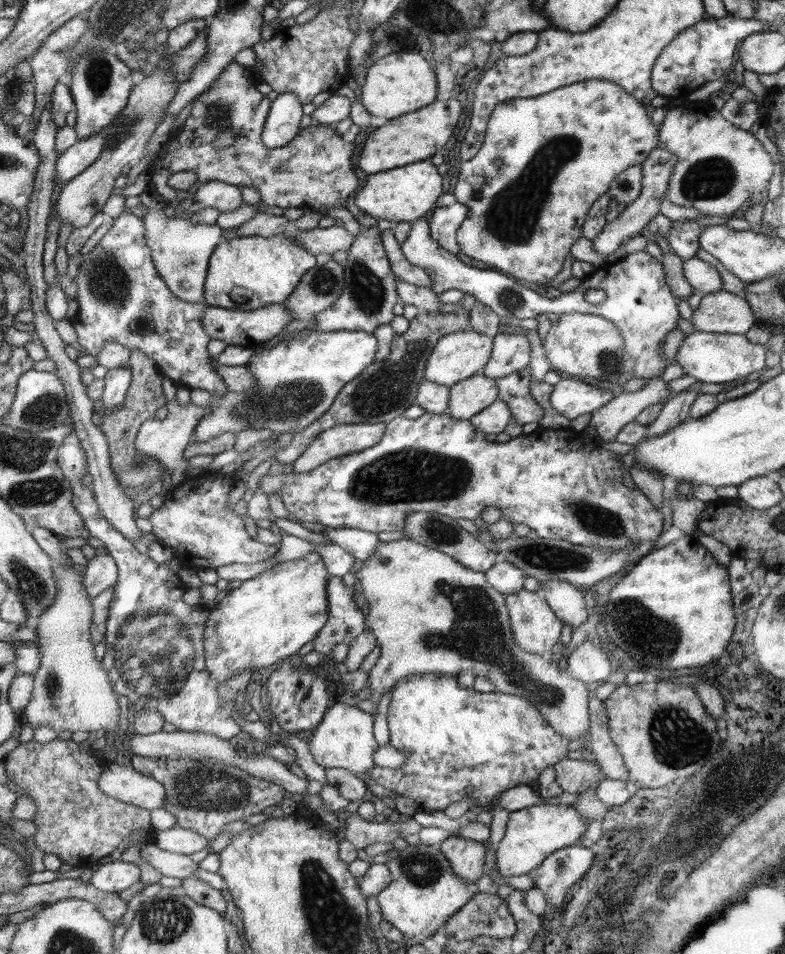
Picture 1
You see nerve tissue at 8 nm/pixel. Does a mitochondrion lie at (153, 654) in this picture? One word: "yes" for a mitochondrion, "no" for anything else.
yes

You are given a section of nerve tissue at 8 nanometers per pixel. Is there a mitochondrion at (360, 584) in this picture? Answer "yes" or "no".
no

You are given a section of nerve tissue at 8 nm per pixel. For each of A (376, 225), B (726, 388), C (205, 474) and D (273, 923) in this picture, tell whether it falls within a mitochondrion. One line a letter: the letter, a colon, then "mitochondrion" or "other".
A: other
B: other
C: other
D: other

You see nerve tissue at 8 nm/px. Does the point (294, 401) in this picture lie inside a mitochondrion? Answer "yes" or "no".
yes

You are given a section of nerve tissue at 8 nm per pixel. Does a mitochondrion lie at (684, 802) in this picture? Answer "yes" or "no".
no

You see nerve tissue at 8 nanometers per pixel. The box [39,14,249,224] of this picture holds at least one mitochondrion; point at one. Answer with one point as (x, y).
(98, 69)

